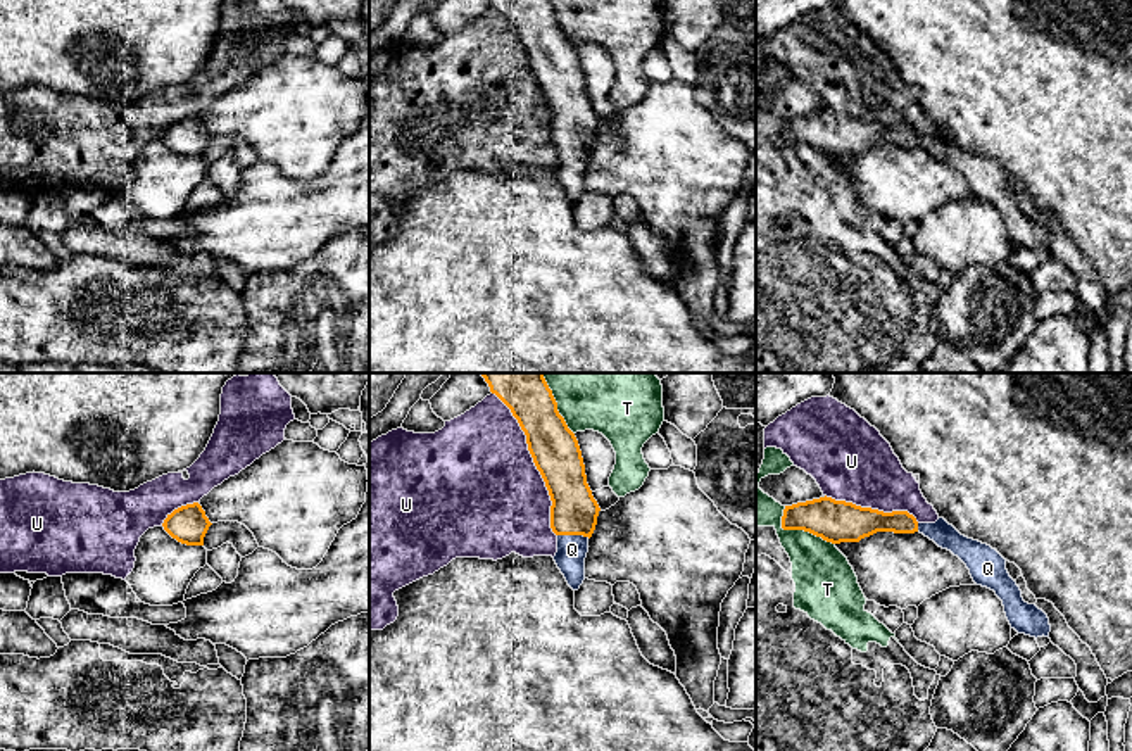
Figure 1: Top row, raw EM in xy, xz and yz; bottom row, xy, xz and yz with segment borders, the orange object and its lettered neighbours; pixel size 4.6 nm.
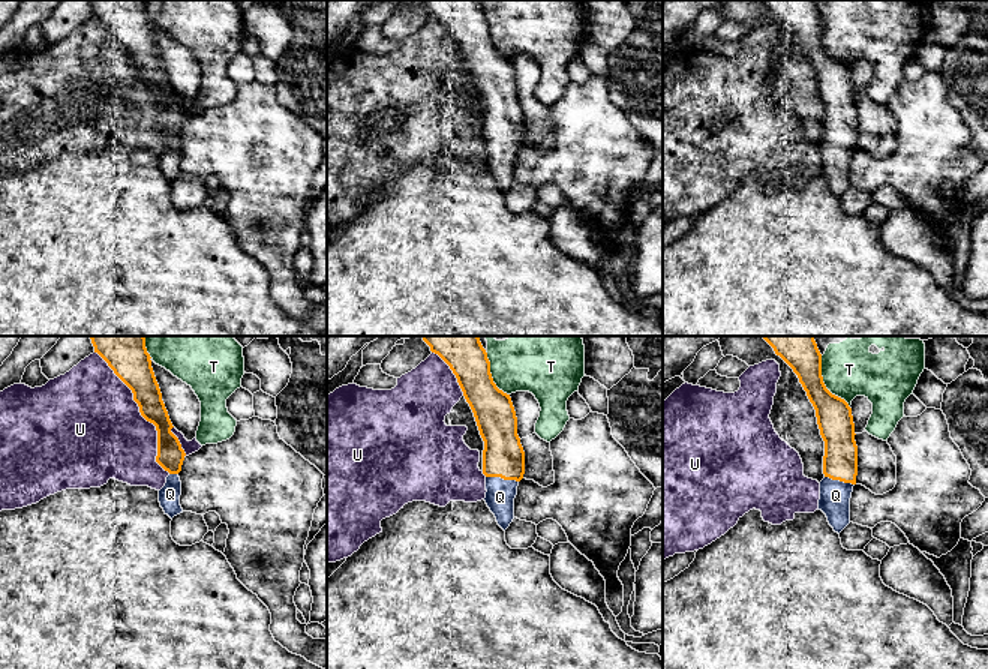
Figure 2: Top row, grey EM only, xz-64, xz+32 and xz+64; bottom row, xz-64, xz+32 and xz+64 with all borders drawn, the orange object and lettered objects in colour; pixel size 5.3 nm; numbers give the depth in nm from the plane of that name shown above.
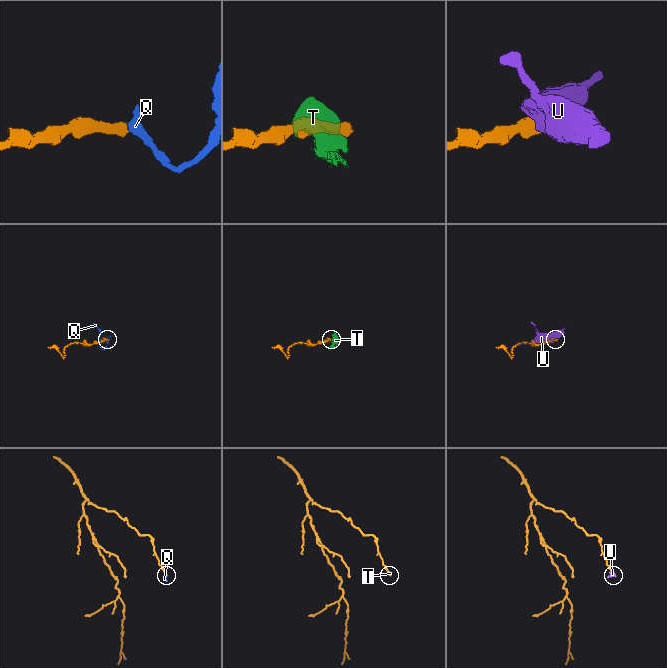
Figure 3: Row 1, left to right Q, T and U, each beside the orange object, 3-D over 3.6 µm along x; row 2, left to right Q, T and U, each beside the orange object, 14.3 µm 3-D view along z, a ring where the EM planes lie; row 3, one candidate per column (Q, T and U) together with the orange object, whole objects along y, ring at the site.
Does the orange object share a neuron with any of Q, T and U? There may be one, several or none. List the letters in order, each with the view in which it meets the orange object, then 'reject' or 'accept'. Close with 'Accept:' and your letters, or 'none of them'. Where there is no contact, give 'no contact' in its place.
Q: meets orange in xz; accept
T: meets orange in yz; reject
U: meets orange in xz; reject
Accept: Q

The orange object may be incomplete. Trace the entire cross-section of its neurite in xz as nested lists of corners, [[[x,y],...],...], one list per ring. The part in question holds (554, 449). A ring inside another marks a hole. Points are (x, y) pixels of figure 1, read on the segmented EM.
[[[544,373],[481,376],[526,435],[528,451],[552,501],[550,528],[557,535],[554,561],[568,585],[578,590],[585,580],[588,539],[601,511],[587,483],[578,440],[559,414]]]

